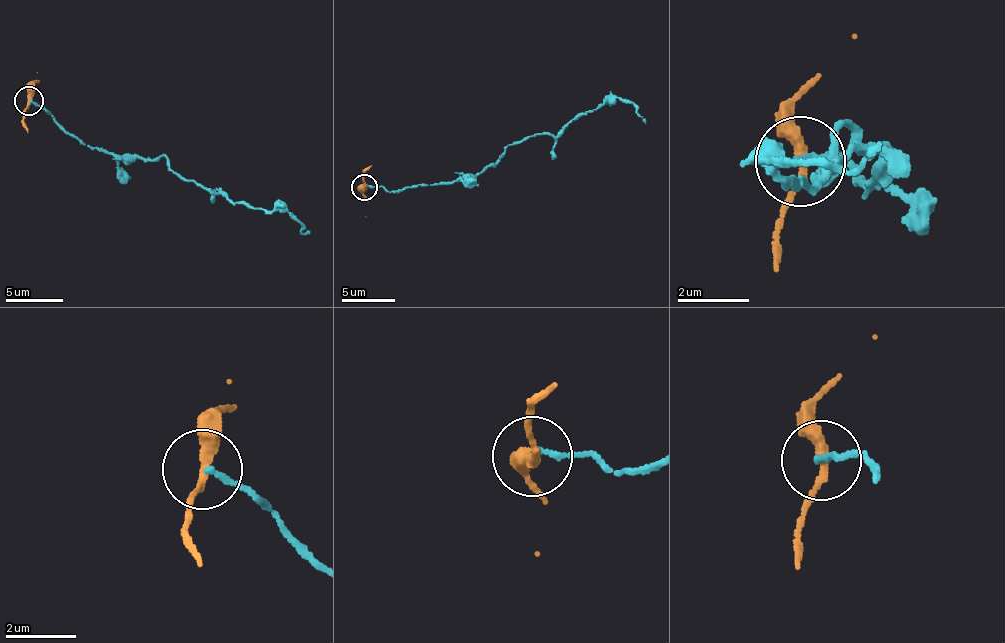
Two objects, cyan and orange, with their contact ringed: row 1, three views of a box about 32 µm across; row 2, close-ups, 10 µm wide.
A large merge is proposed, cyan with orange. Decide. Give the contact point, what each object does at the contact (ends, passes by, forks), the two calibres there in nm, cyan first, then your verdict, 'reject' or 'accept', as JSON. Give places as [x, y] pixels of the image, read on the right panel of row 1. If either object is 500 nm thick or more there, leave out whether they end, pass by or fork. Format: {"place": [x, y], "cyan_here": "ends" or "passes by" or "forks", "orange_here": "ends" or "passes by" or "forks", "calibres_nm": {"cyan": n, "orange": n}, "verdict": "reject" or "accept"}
{"place": [800, 161], "cyan_here": "ends", "orange_here": "passes by", "calibres_nm": {"cyan": 160, "orange": 280}, "verdict": "reject"}

